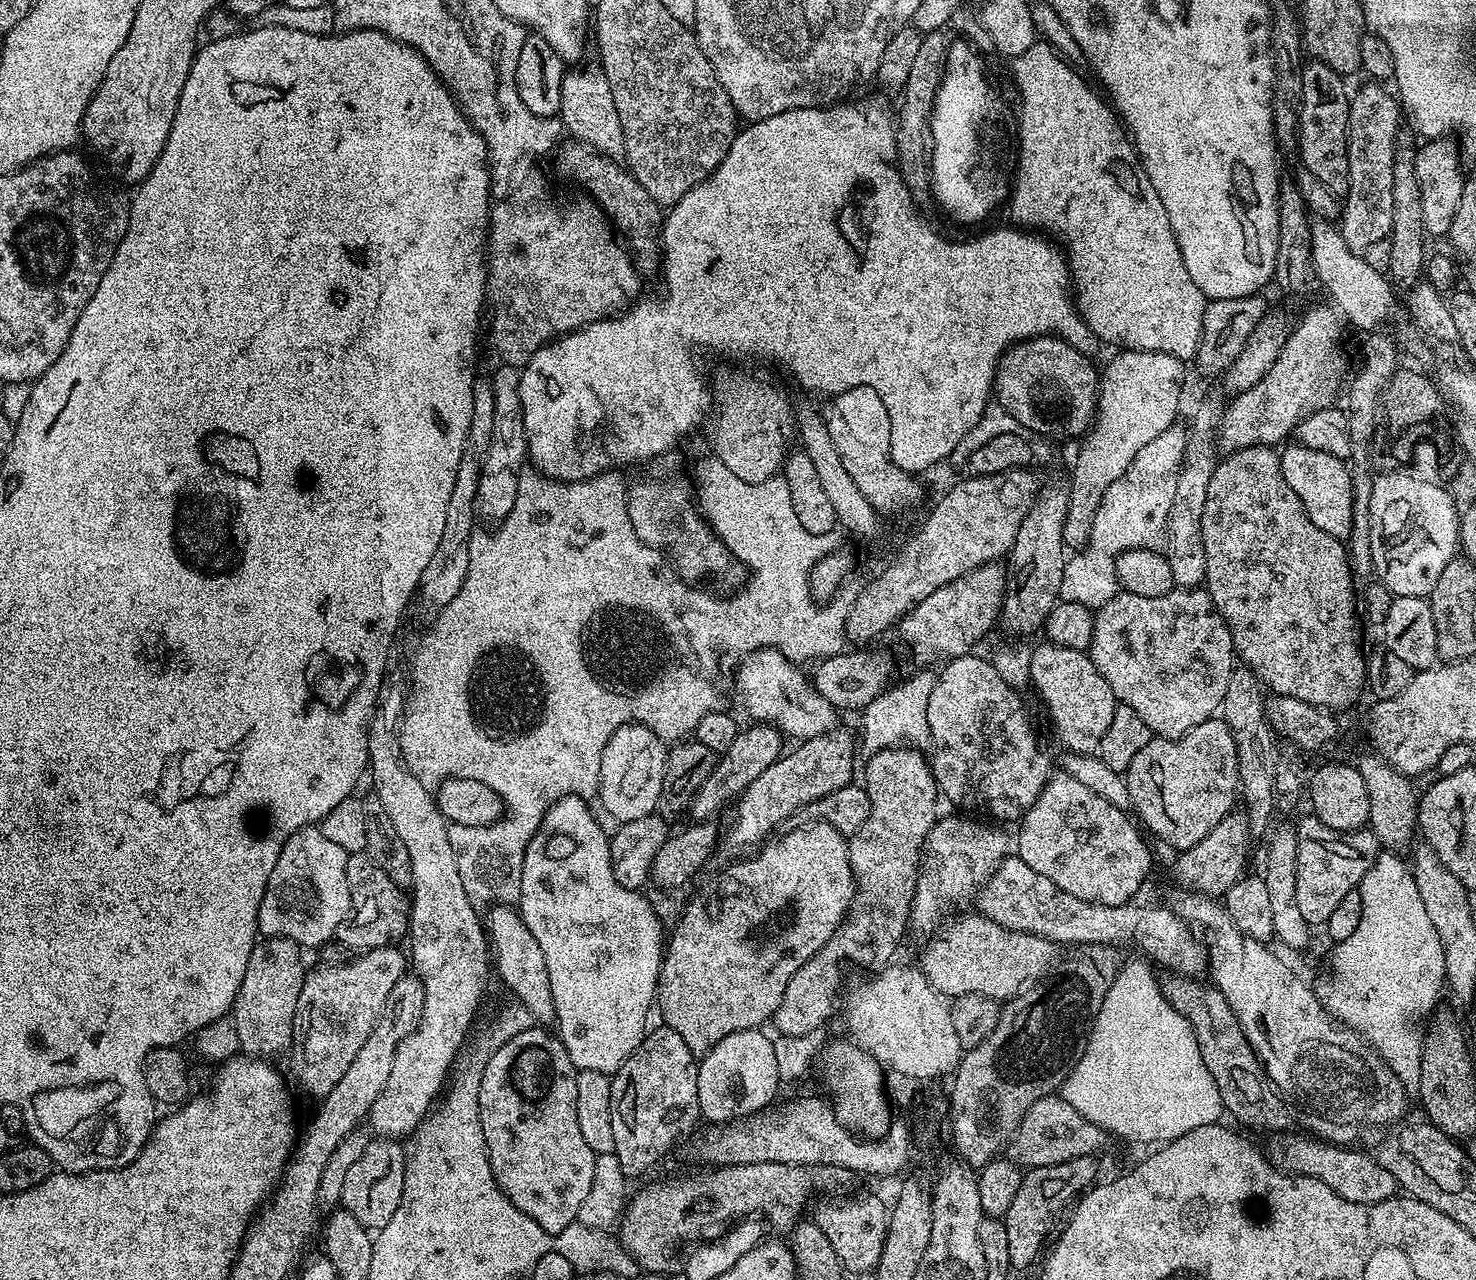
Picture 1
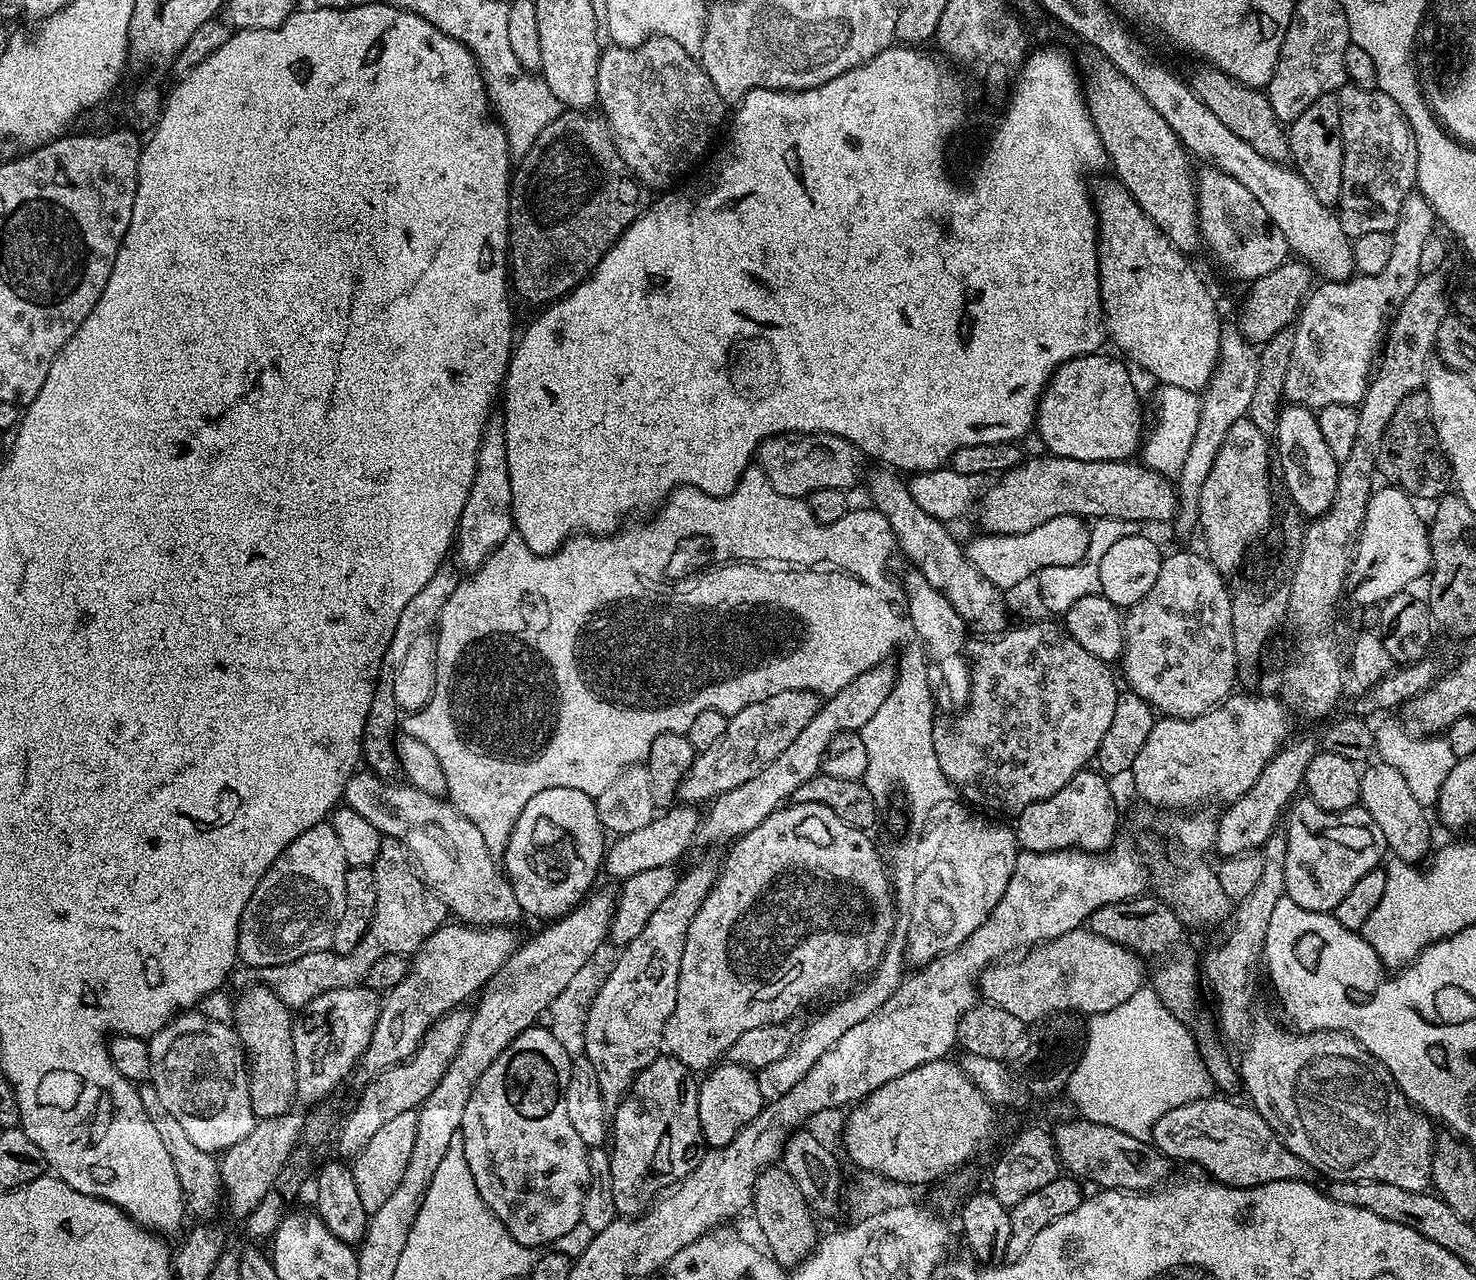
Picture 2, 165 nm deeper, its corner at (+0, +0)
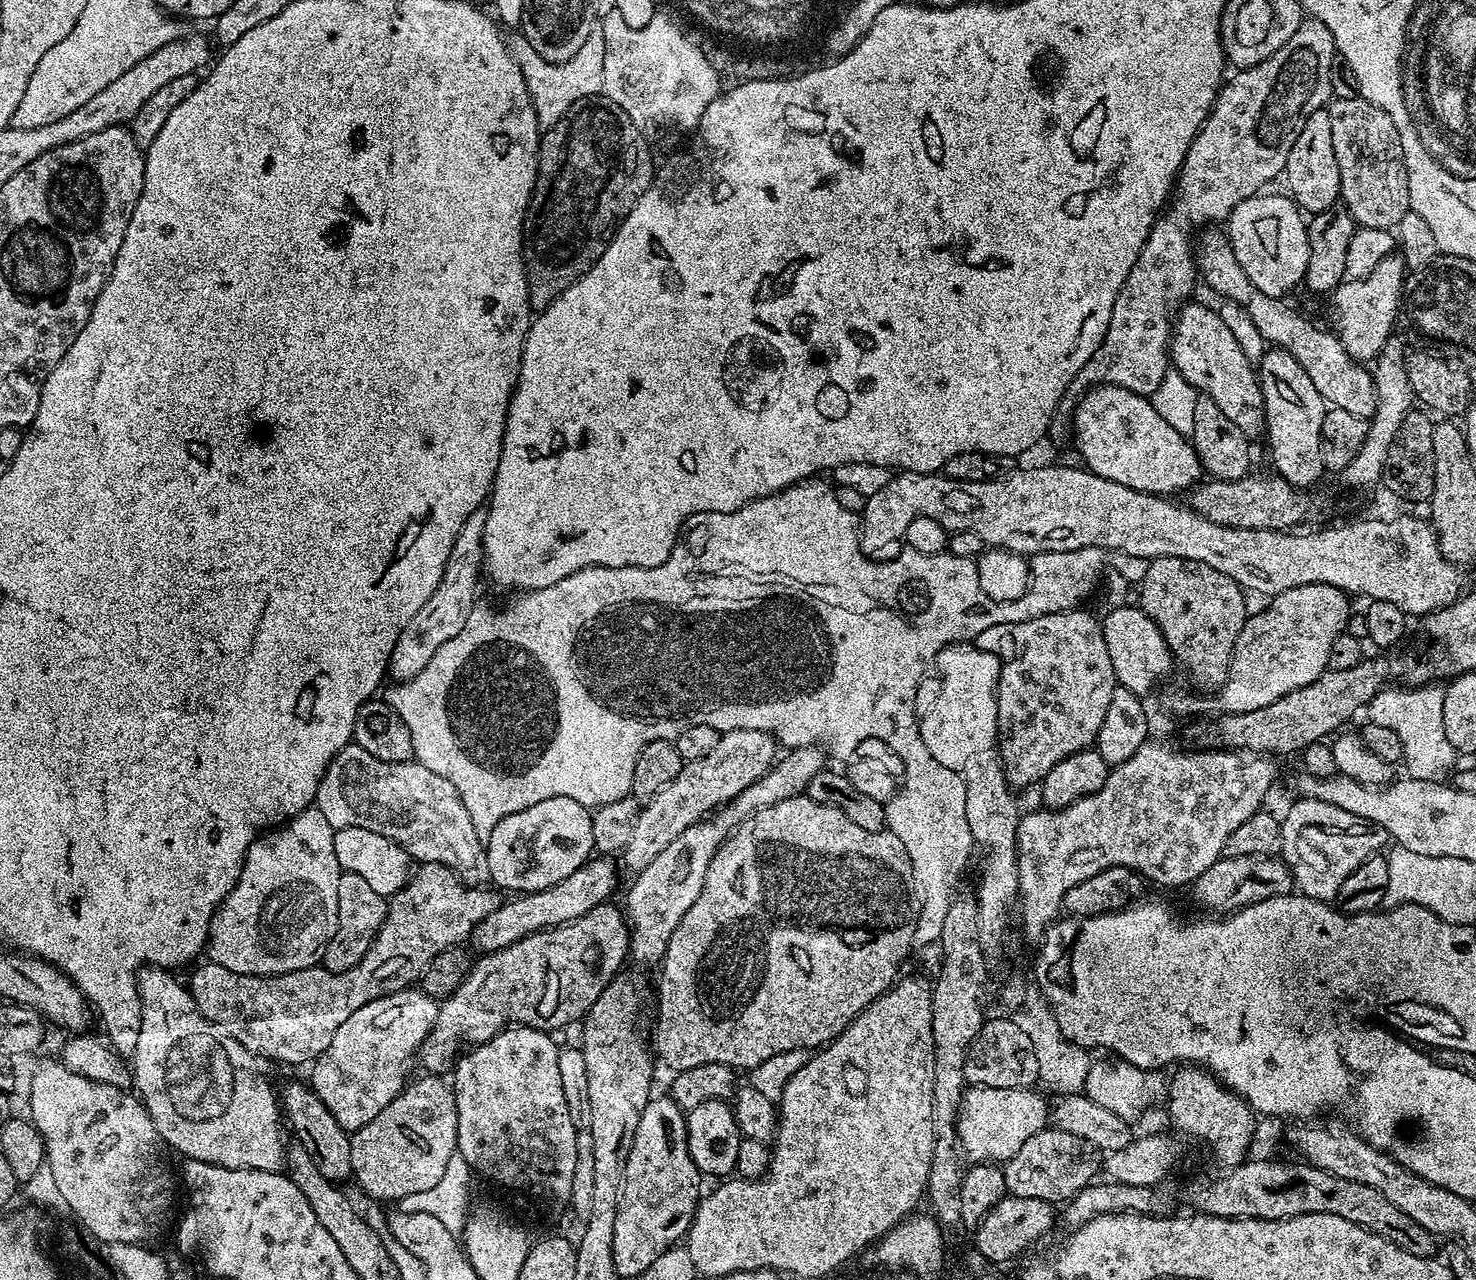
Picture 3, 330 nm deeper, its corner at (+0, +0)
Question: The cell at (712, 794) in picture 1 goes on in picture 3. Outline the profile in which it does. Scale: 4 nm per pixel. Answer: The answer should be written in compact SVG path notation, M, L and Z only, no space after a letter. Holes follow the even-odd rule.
M589 859L587 864L583 864L578 870L574 870L574 874L570 874L570 878L562 878L562 882L558 882L546 890L541 892L525 892L517 895L515 898L508 898L512 900L505 899L500 904L498 910L494 910L494 914L488 914L486 918L482 918L482 922L478 922L478 926L470 937L470 944L473 944L476 948L481 948L479 951L484 954L506 950L506 946L514 946L514 942L518 942L530 934L545 932L547 928L557 928L563 924L569 924L575 920L582 919L590 910L594 910L599 904L605 903L611 897L608 895L615 890L616 864L612 860L615 859Z

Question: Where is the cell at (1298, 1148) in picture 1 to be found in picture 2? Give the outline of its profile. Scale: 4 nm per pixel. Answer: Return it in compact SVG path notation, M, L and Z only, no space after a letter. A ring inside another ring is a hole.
M1205 1098L1178 1106L1152 1127L1151 1143L1173 1162L1189 1160L1201 1164L1209 1177L1233 1188L1253 1188L1255 1184L1269 1184L1283 1180L1311 1181L1314 1170L1302 1158L1290 1154L1288 1147L1276 1137L1255 1108L1231 1104L1231 1099Z

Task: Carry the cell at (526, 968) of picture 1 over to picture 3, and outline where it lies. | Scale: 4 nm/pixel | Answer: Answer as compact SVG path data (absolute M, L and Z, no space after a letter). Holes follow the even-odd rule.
M350 743L335 756L316 791L314 807L322 810L332 828L362 826L400 845L413 861L445 864L465 884L480 886L489 879L488 850L478 838L458 790L415 762L382 762Z

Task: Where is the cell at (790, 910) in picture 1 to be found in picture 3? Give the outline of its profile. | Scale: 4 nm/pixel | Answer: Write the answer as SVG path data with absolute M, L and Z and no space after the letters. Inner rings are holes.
M806 794L786 798L782 802L774 802L774 806L766 806L755 812L754 815L748 816L737 826L735 832L729 835L728 841L718 850L718 854L714 854L714 862L710 862L710 870L706 870L706 886L702 886L702 894L698 894L698 902L694 902L694 906L690 906L690 910L686 910L686 918L682 918L682 922L678 922L678 930L674 930L674 934L670 934L670 942L664 951L664 959L659 965L659 968L661 967L660 1005L656 1008L656 1044L654 1043L654 1052L659 1063L661 1060L666 1067L672 1068L673 1073L690 1070L694 1066L702 1066L703 1064L725 1064L733 1070L741 1070L740 1068L750 1070L754 1066L766 1062L766 1058L774 1058L774 1054L786 1054L790 1050L798 1050L799 1048L816 1050L823 1045L832 1043L856 1019L858 1013L864 1011L869 1004L873 1004L883 992L887 992L897 977L901 975L900 967L903 966L908 952L913 951L914 926L918 922L920 902L921 898L918 895L910 854L906 854L906 846L902 846L901 839L892 832L887 830L883 832L862 830L862 826L850 822L850 818L846 818L846 814L842 814L842 810L834 810L834 806L822 806L811 800Z

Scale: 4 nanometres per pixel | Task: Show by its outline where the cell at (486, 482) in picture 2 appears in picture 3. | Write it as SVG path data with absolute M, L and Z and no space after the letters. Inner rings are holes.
M484 510L470 514L470 518L466 518L458 538L454 538L454 546L450 550L450 558L446 558L446 570L442 570L442 582L438 582L438 590L434 590L434 594L430 594L426 606L422 606L422 610L418 610L418 614L414 614L414 618L410 618L407 626L400 631L400 637L394 646L392 657L386 669L387 675L391 679L393 676L394 679L400 680L396 682L407 682L413 680L418 674L422 674L422 670L426 670L426 662L430 662L430 658L434 658L434 654L438 654L438 650L442 646L446 646L446 642L450 642L450 638L454 638L454 634L458 634L458 630L462 630L462 626L466 626L466 622L471 618L474 609L477 607L476 587L479 586L480 576L482 580L482 573L485 571L485 522L486 511Z

